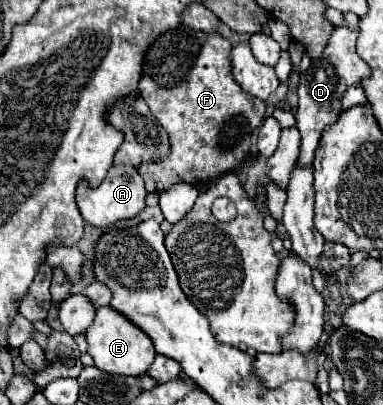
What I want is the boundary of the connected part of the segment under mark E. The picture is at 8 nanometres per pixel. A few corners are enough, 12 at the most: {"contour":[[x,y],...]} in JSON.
{"contour":[[112,307],[86,331],[94,365],[142,375],[152,339]]}

